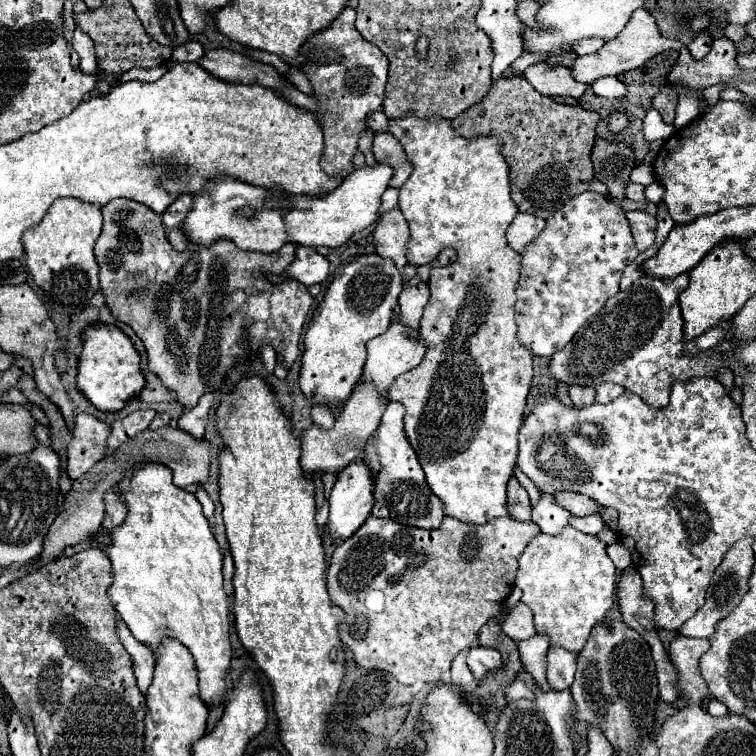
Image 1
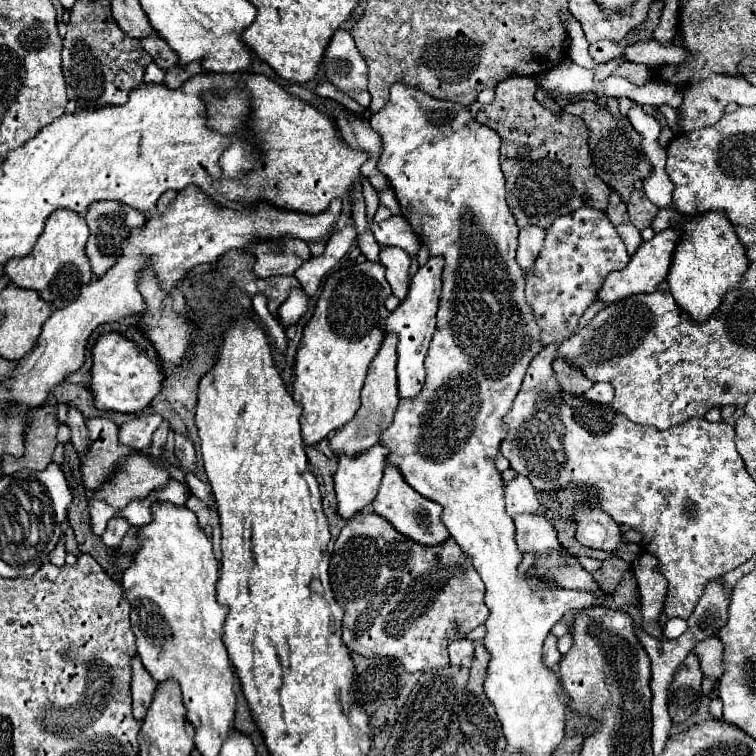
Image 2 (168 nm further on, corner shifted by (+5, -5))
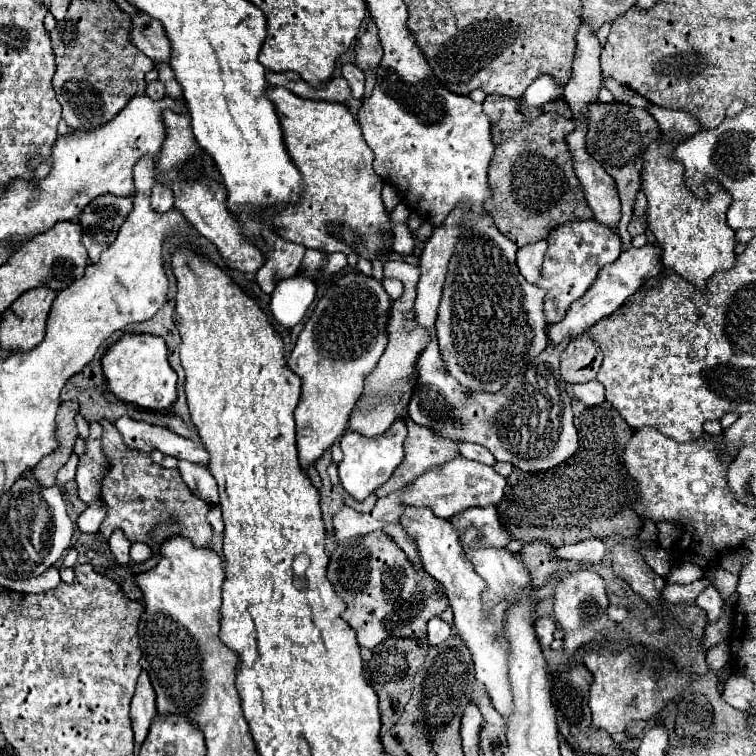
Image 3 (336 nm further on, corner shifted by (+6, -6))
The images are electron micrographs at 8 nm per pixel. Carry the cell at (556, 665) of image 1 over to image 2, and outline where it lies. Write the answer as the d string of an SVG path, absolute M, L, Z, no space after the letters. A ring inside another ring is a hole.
M549 634L543 644L543 662L545 662L545 666L555 668L559 664L559 660L561 660L561 654L557 650L557 638L553 634Z

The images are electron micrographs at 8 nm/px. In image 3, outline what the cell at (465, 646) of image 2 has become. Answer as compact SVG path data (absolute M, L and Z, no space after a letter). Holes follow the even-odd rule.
M440 617L430 619L430 623L428 623L428 643L440 645L448 639L450 639L450 625L446 625Z

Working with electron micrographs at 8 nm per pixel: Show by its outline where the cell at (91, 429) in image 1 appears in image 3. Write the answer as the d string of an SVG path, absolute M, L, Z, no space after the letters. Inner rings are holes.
M102 419L100 425L104 429L102 451L110 463L110 469L108 469L106 477L102 479L102 501L108 507L108 515L106 515L104 523L100 525L100 535L104 539L108 539L114 529L122 529L130 541L144 541L154 549L154 553L158 553L158 545L152 543L148 537L150 529L164 521L178 519L180 521L178 533L192 539L192 543L196 547L206 547L212 537L212 527L206 521L206 513L208 513L210 505L206 501L198 499L196 495L192 495L192 491L182 481L178 469L164 469L164 467L152 463L148 453L130 449L122 441L114 423Z

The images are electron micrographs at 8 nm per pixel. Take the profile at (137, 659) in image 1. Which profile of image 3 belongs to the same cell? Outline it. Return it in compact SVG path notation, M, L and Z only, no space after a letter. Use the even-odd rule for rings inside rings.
M142 671L138 677L136 693L132 697L130 715L132 715L134 739L136 739L136 745L140 745L148 735L148 727L152 723L152 717L156 715L156 693L152 689L152 683L150 683L146 671Z

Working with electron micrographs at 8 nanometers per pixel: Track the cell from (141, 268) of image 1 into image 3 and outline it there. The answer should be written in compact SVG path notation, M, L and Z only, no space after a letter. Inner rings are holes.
M102 195L84 207L80 213L82 243L92 263L96 263L100 259L100 253L114 243L116 233L130 211L132 199L114 195Z

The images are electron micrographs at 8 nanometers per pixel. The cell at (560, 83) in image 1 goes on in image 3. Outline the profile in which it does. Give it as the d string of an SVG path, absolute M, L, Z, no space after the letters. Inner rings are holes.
M592 103L588 107L588 133L586 133L586 149L588 153L604 167L604 171L616 181L620 201L622 201L622 219L618 225L618 233L622 239L622 249L628 249L632 245L632 237L628 235L626 227L632 217L634 199L636 193L642 187L642 165L644 165L644 153L650 147L650 143L660 139L660 127L658 121L632 105L626 103Z

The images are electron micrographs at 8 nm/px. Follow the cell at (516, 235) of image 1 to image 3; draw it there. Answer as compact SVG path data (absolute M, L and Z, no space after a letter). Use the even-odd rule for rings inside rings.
M546 241L528 243L526 247L518 249L518 267L520 273L528 279L528 283L536 283L542 271L542 257L546 253Z

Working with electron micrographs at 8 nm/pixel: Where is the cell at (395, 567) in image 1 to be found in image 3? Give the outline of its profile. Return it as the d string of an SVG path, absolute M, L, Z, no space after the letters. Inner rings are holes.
M384 531L356 535L338 543L330 555L328 579L336 595L346 603L342 619L356 631L356 641L362 649L374 649L388 637L422 643L428 639L426 623L448 607L442 585L432 581L432 575L424 569L416 571L406 553Z

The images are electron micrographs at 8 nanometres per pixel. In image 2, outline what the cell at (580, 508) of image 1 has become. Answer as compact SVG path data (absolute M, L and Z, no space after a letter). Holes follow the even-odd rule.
M579 506L577 508L577 532L575 538L591 548L599 548L605 552L617 552L625 548L623 532L619 524L601 508Z

